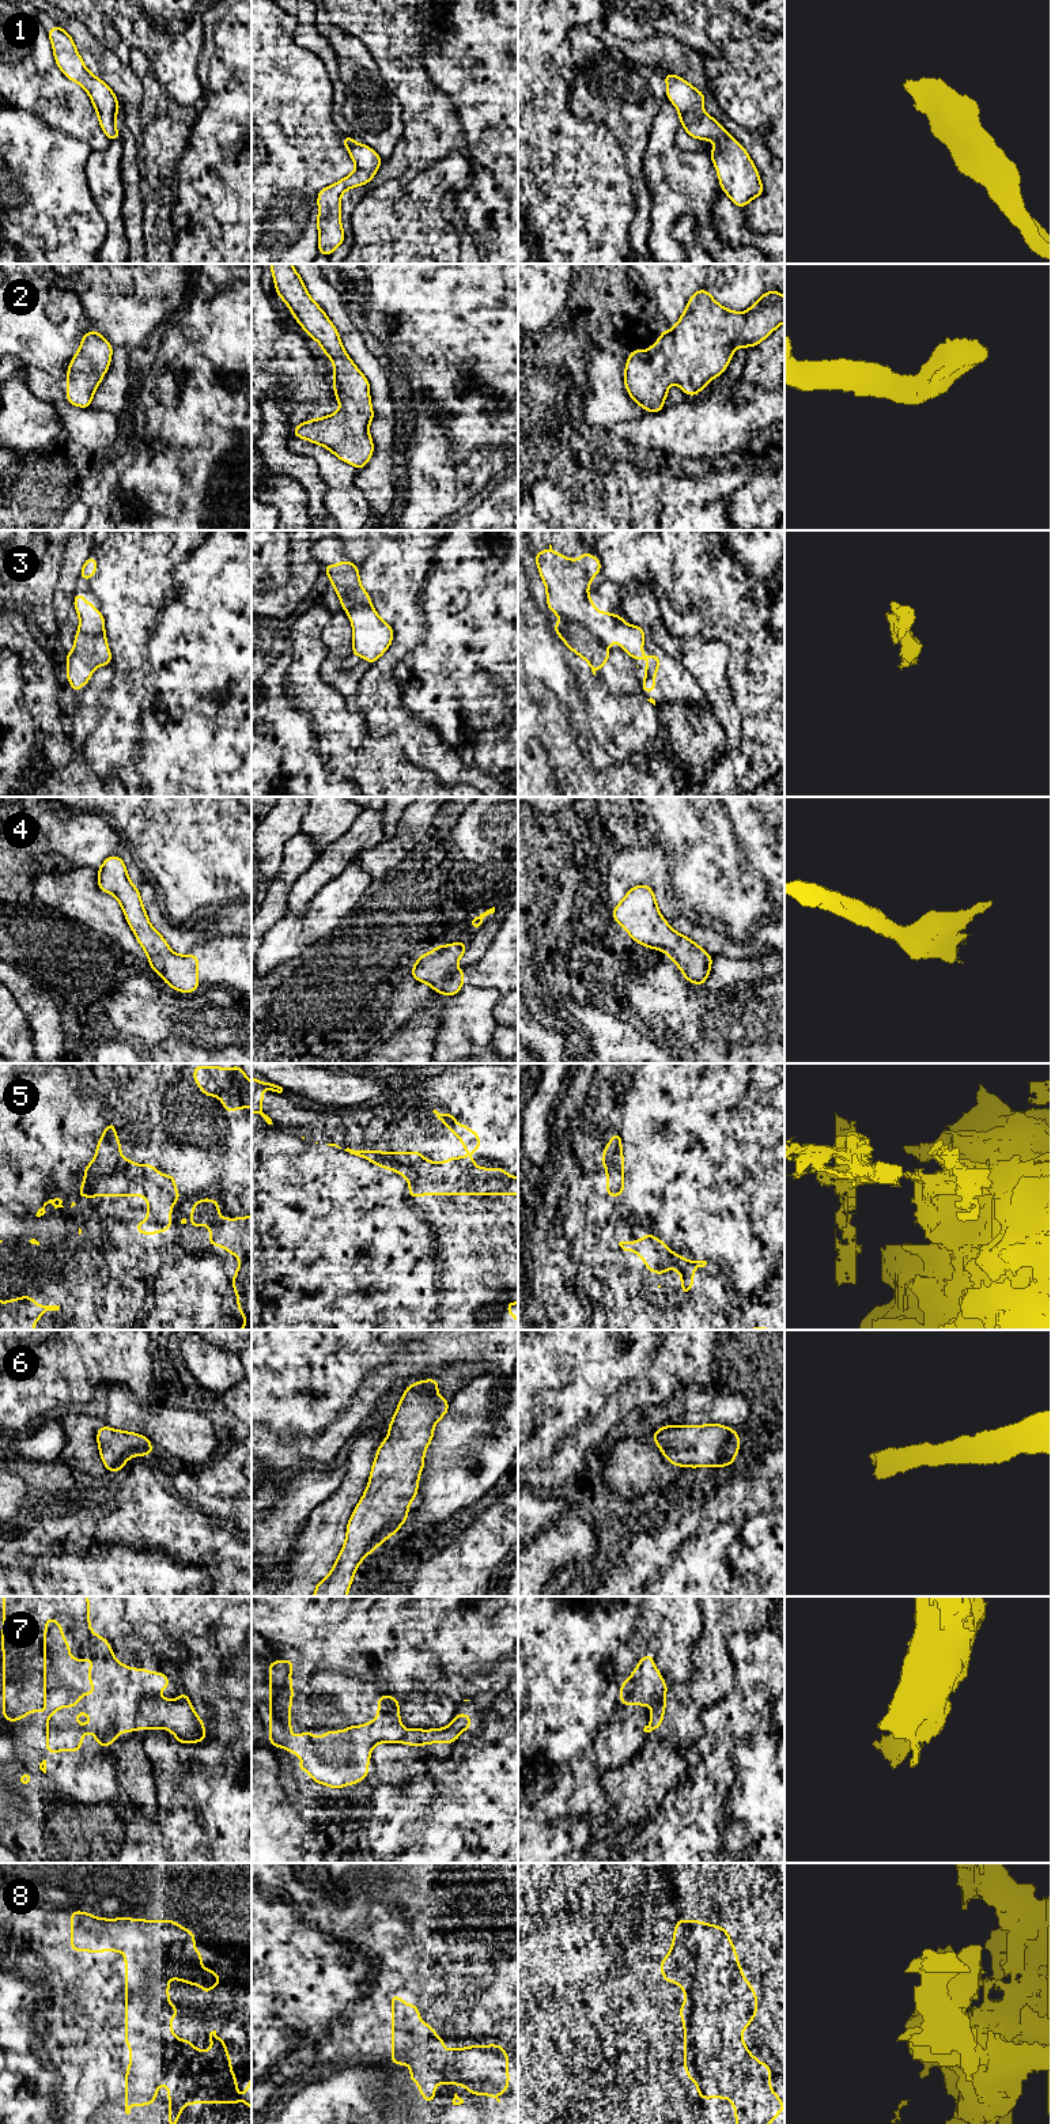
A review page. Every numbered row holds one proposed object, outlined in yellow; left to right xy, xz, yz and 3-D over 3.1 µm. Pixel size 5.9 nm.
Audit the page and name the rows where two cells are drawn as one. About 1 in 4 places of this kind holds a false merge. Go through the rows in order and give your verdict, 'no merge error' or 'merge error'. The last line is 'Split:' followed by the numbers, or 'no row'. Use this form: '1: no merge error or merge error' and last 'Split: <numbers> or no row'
1: no merge error
2: no merge error
3: merge error
4: no merge error
5: merge error
6: no merge error
7: merge error
8: merge error
Split: 3, 5, 7, 8

